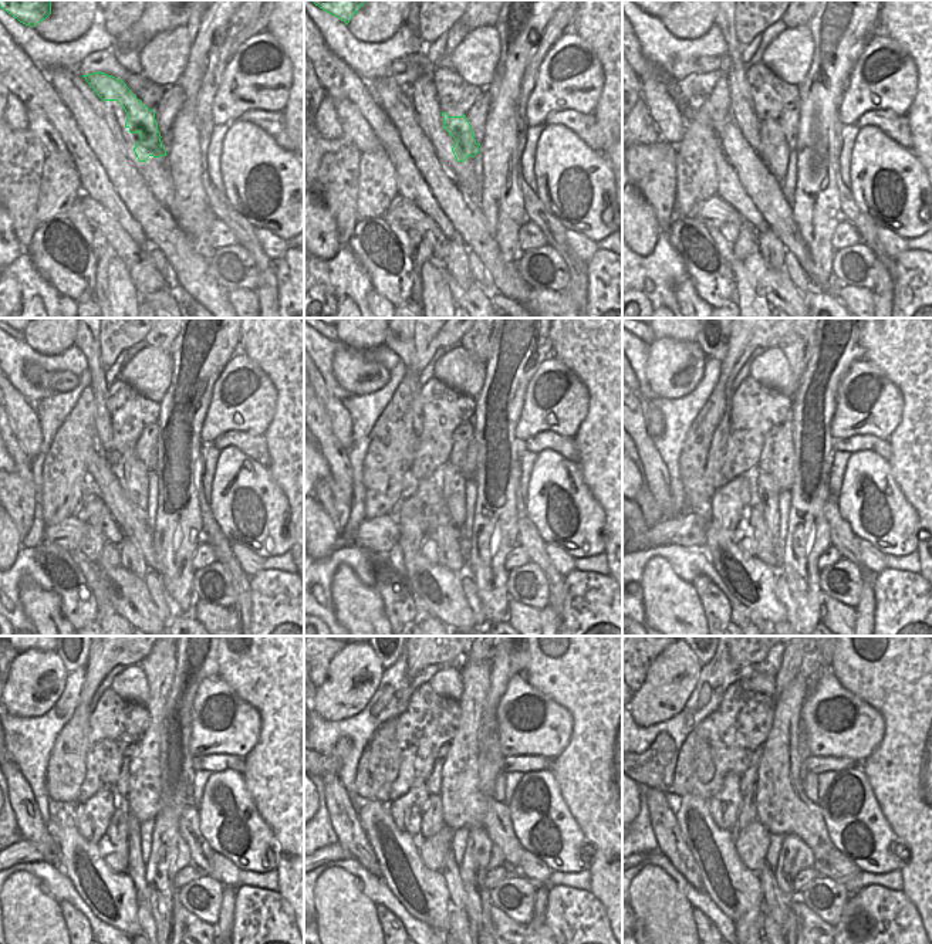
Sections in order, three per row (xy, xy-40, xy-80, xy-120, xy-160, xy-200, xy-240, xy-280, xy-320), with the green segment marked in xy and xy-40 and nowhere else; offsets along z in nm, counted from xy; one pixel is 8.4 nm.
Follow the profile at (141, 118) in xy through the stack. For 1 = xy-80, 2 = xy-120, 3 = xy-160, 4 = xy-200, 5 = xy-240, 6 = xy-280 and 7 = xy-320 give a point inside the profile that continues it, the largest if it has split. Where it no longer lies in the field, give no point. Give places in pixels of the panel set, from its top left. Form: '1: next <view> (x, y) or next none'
1: next xy-80 (775, 151)
2: next xy-120 (134, 476)
3: next xy-160 (452, 483)
4: next xy-200 (769, 490)
5: next xy-240 (135, 870)
6: next xy-280 (458, 897)
7: next xy-320 (776, 904)

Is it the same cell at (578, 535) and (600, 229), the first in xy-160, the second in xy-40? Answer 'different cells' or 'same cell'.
same cell

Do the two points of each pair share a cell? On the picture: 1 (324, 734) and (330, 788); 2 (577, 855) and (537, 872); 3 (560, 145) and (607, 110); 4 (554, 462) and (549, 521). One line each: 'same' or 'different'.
1: different
2: different
3: different
4: same

